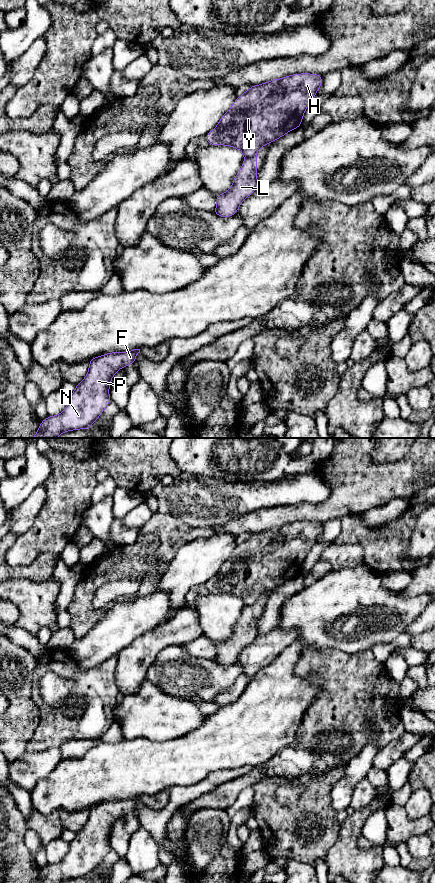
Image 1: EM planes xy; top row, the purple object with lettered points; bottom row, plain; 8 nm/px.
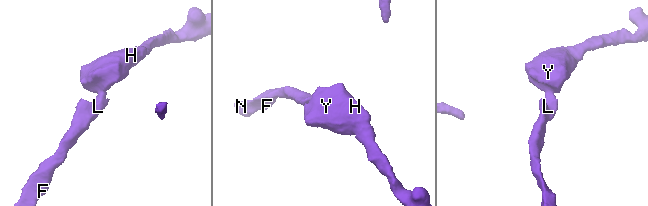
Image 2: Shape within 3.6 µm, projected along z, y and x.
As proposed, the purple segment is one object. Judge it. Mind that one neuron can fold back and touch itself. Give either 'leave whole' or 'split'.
split

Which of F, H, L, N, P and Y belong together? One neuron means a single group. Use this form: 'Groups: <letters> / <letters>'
Groups: F L N P / H Y

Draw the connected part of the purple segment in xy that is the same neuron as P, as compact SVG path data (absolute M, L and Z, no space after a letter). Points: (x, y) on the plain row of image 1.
M140 797L112 800L94 805L83 829L70 842L69 852L62 861L44 867L34 883L60 883L63 880L90 877L111 850L110 830L114 822L129 812L135 812Z

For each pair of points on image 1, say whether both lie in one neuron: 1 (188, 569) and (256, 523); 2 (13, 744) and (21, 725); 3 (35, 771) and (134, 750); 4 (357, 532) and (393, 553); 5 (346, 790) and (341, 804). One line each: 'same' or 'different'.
1: different
2: same
3: different
4: same
5: same

